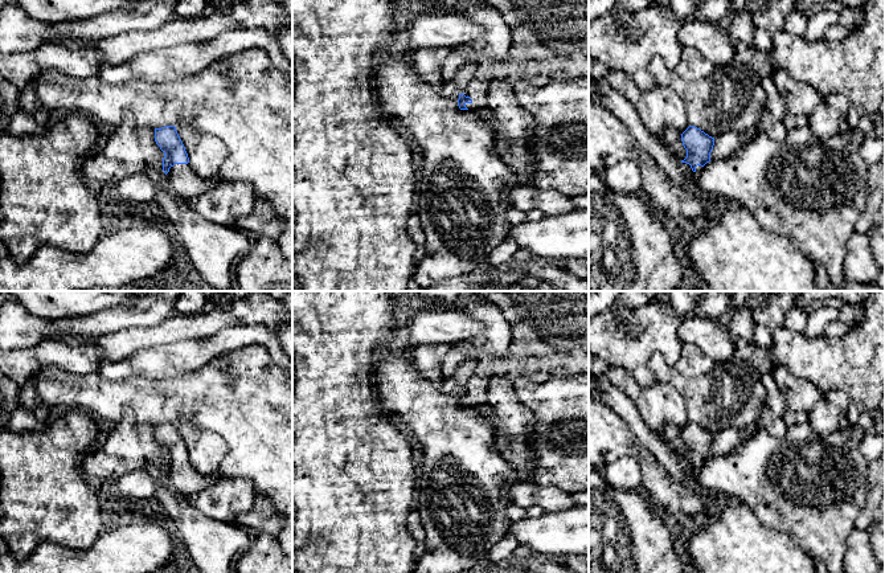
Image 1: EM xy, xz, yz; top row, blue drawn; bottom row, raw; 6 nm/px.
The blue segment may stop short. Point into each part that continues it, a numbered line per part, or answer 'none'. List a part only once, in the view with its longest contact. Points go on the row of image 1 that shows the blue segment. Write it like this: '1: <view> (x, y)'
1: yz (691, 177)

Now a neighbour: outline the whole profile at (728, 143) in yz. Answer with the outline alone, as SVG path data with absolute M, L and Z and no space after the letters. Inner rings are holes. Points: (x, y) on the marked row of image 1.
M729 131L720 135L718 138L714 139L714 146L710 152L710 161L732 156L745 143L746 143L745 134Z

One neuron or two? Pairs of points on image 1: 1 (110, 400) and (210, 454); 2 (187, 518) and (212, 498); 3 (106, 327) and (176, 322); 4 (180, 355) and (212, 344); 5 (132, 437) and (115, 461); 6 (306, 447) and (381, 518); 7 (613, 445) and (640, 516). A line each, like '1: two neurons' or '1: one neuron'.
1: two neurons
2: two neurons
3: two neurons
4: one neuron
5: one neuron
6: one neuron
7: two neurons

